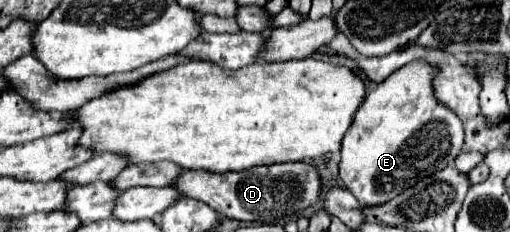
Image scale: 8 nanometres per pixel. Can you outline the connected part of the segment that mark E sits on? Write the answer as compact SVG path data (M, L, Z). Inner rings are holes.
M414 60L394 74L390 74L384 82L380 82L372 92L366 94L362 106L354 114L354 122L342 140L342 158L340 158L340 180L344 188L356 196L360 208L380 206L388 200L396 198L418 180L428 178L430 174L446 168L454 162L464 144L462 122L446 106L438 106L434 102L434 90L430 80L434 78L434 68L424 60Z

